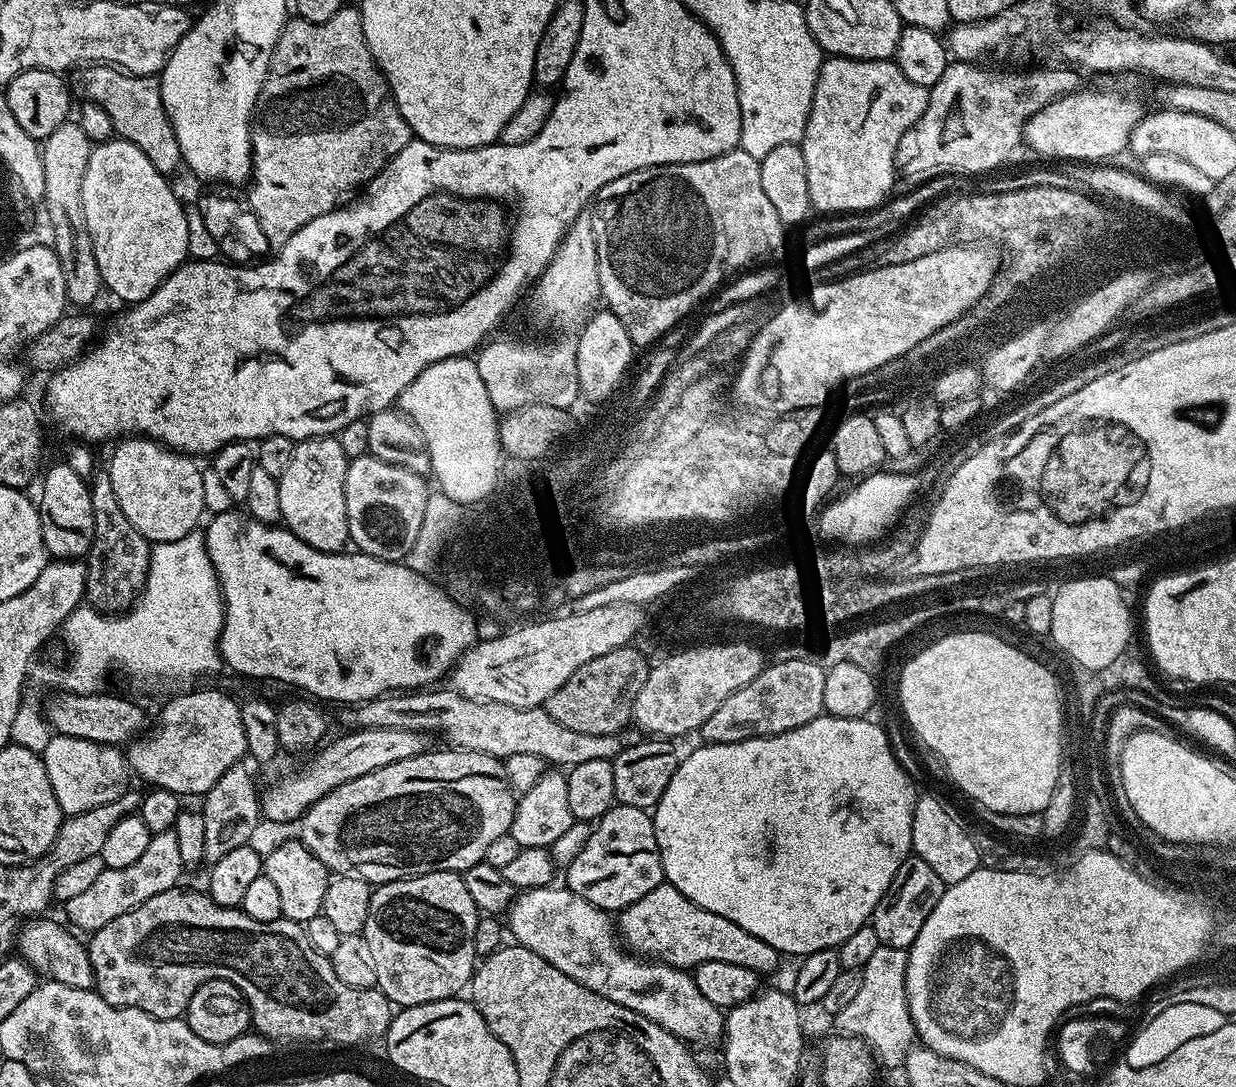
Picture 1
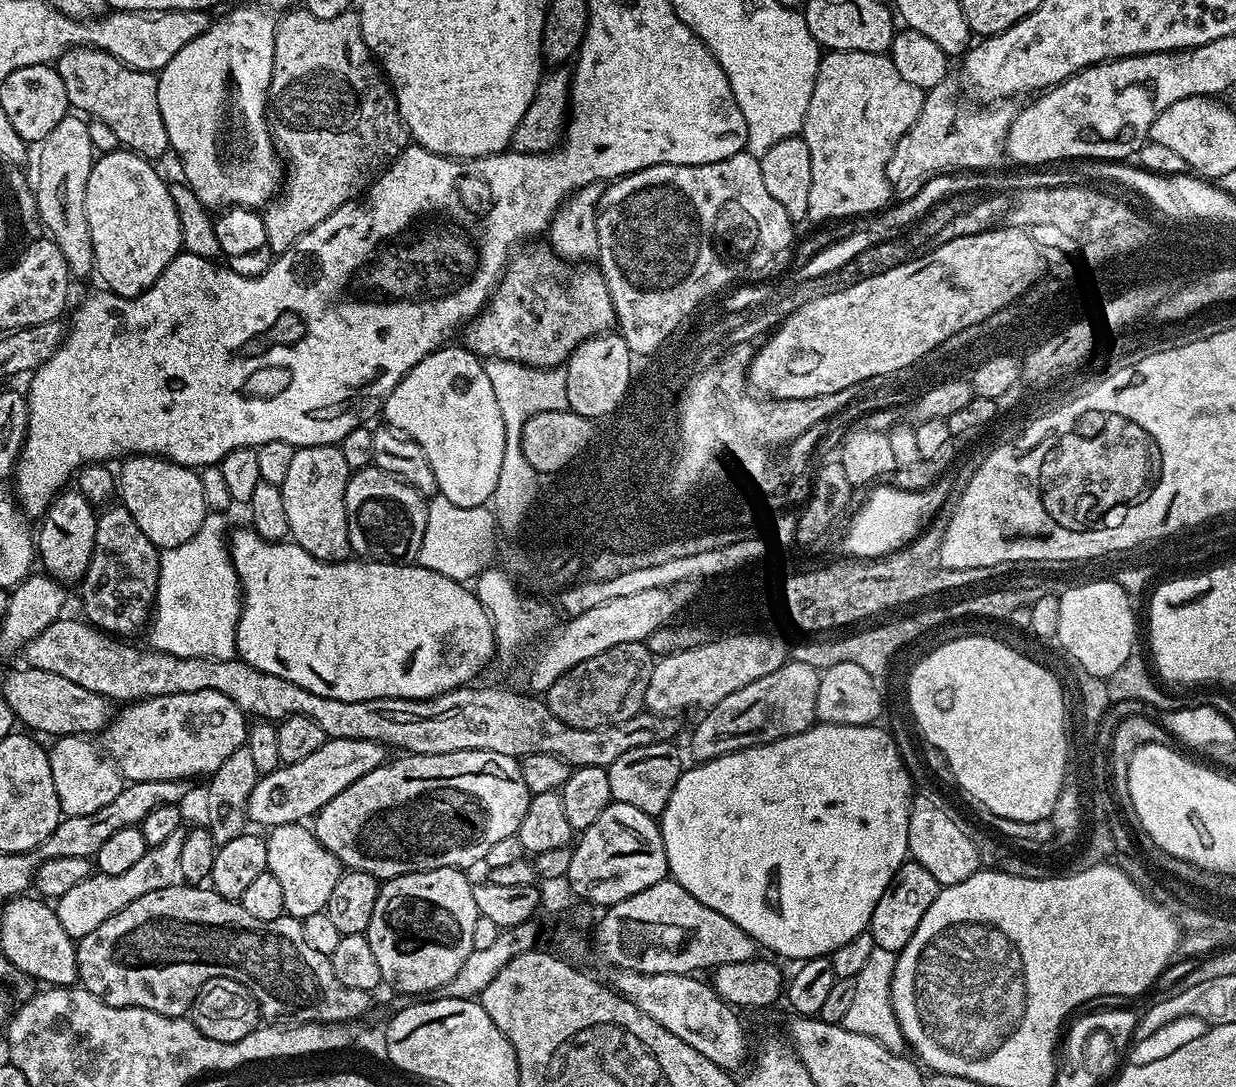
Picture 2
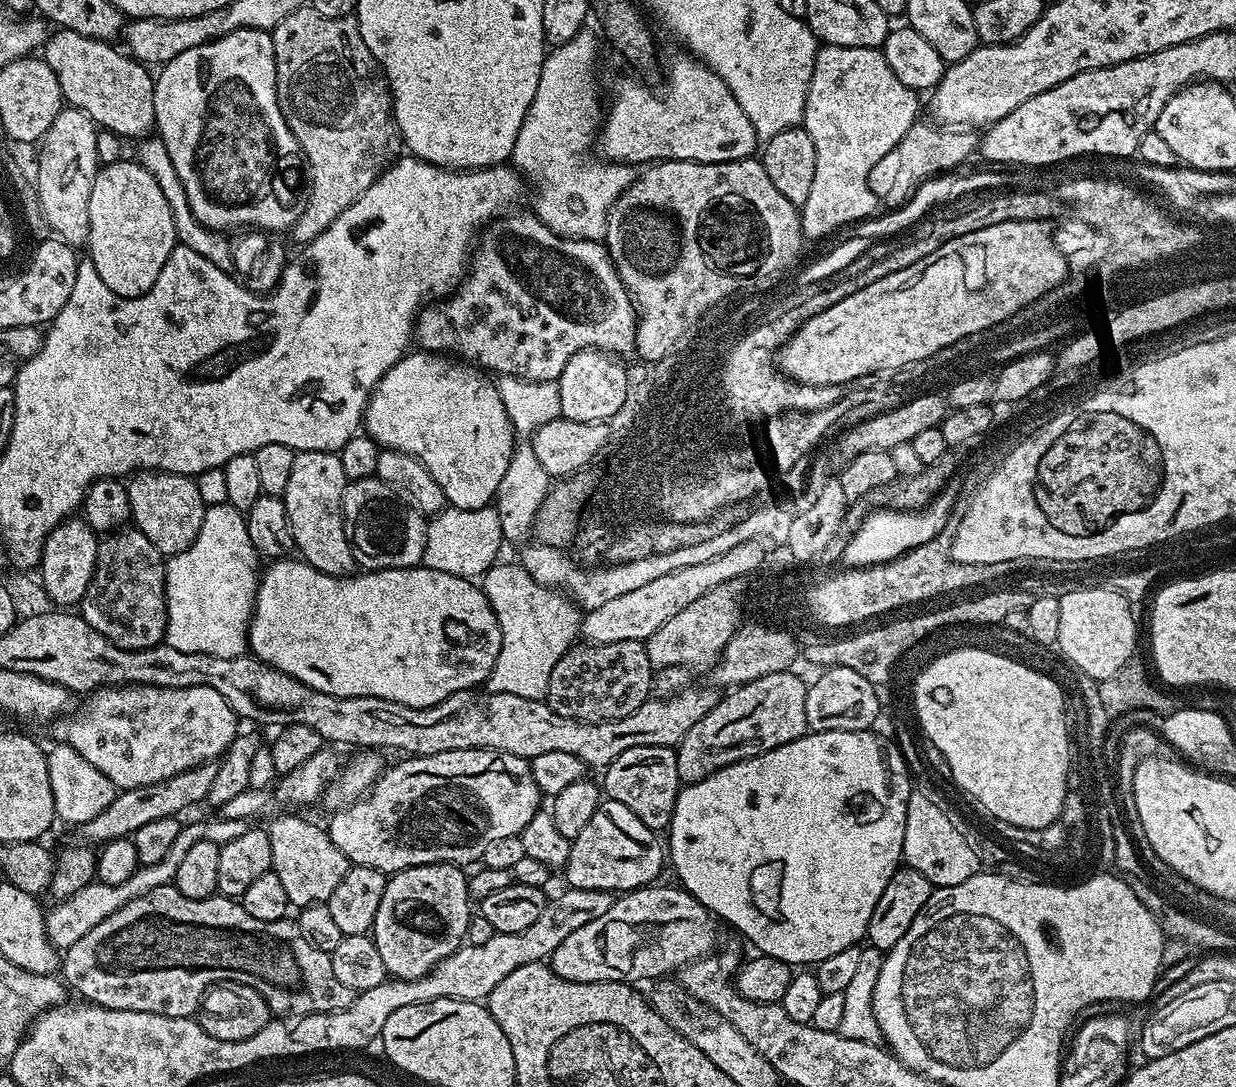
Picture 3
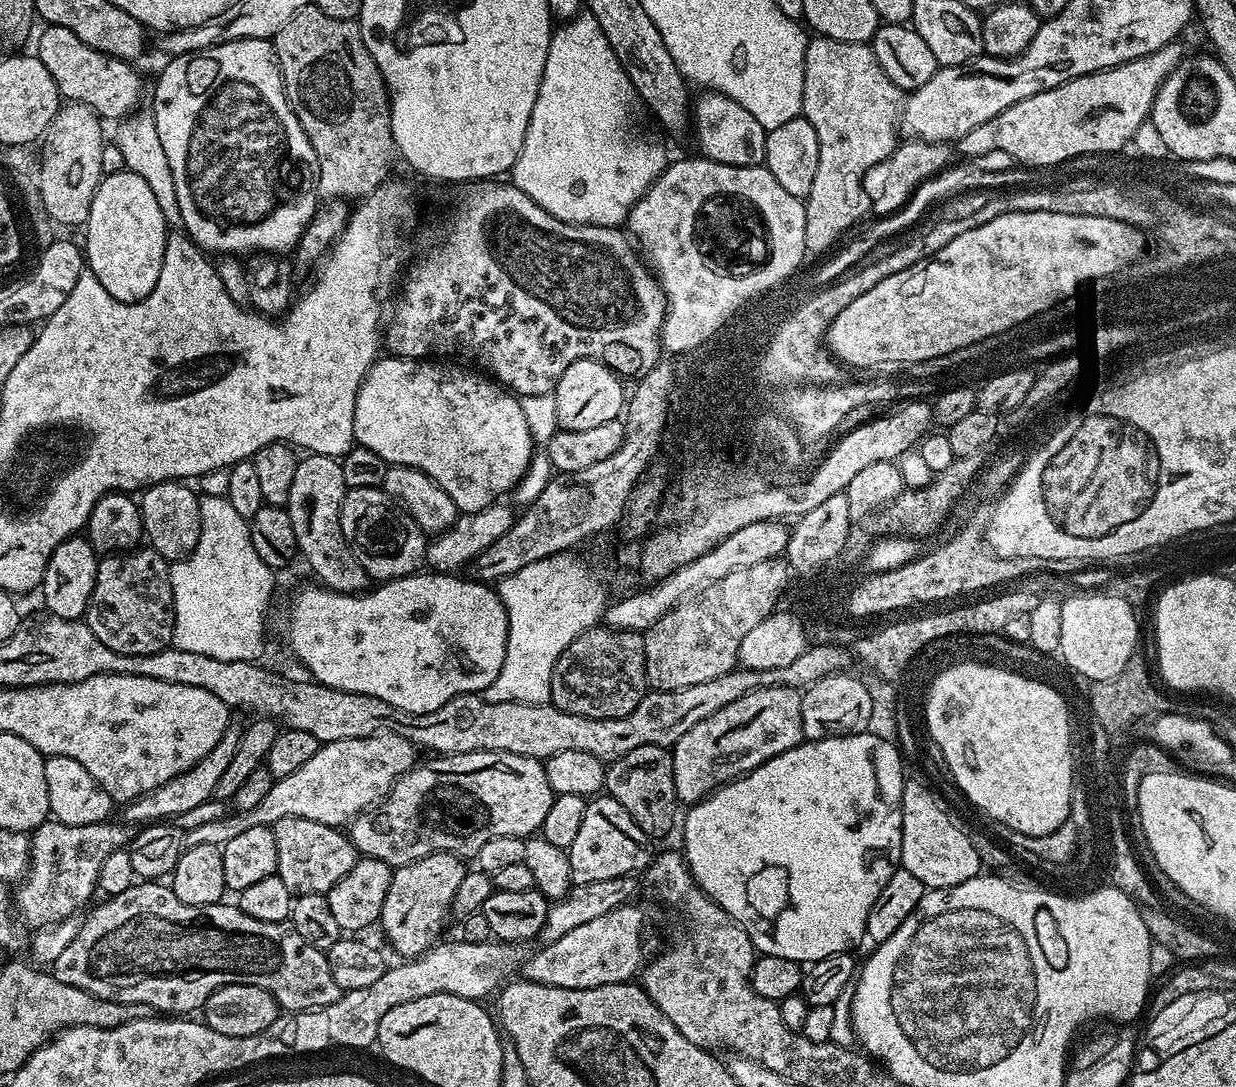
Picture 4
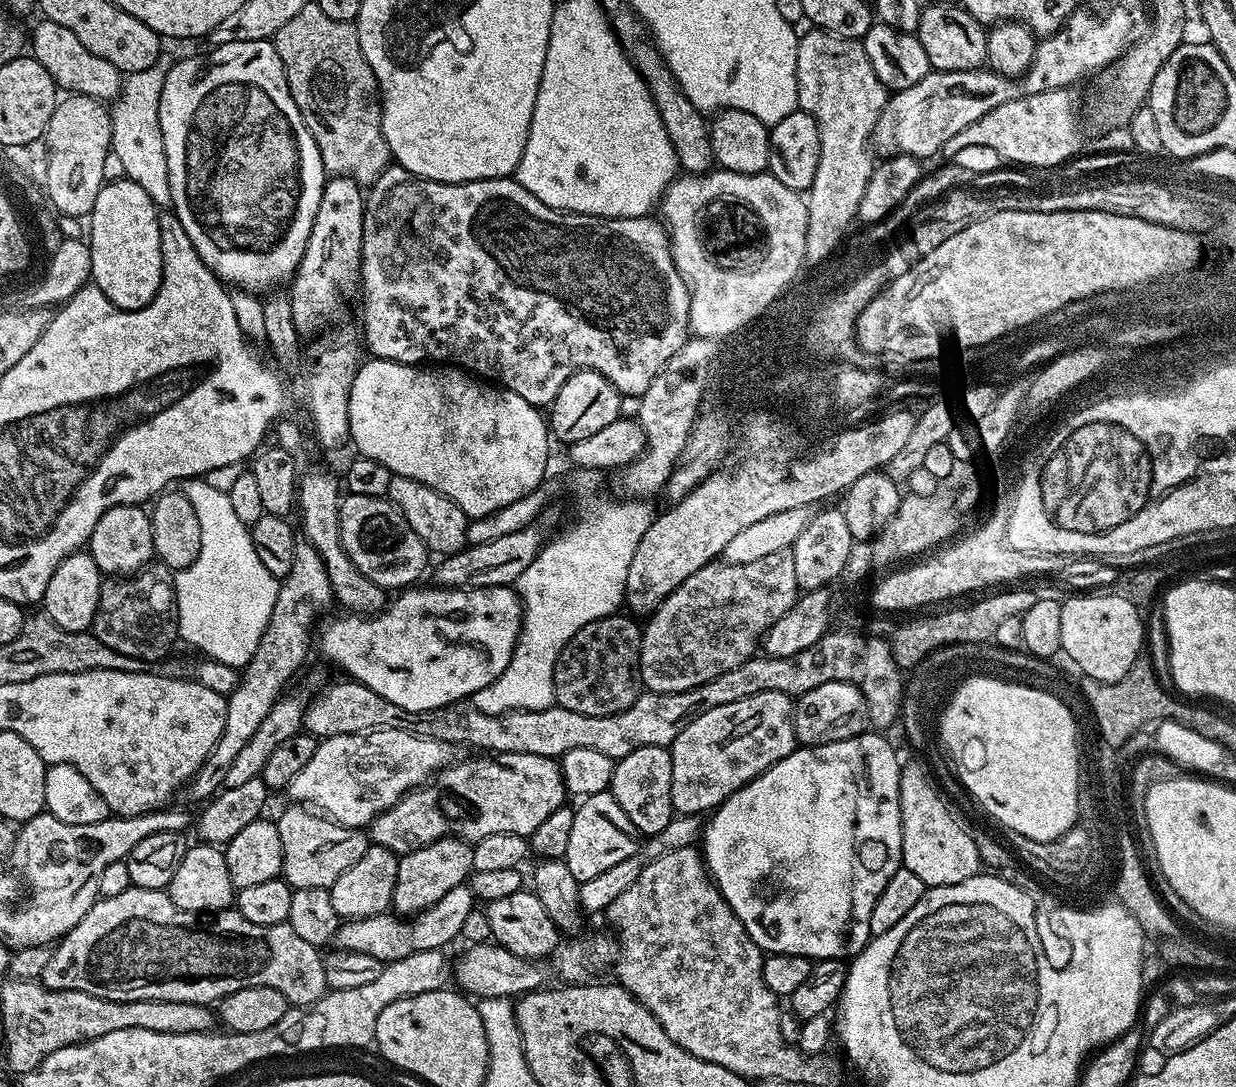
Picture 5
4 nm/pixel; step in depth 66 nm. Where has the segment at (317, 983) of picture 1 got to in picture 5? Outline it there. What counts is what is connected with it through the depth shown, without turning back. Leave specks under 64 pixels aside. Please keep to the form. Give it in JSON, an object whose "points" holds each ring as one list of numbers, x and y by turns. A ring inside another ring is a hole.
{"points":[[131,887,122,890,122,894,114,894,97,899,94,906,74,926,66,935,52,948,50,962,46,962,46,970,42,970,39,979,50,990,82,990,86,994,94,994,98,998,110,998,114,1002,138,1002,139,1000,169,1000,170,1002,190,1002,191,1004,215,1005,224,997,234,994,234,990,246,990,246,986,270,986,274,990,282,990,282,994,287,998,289,1005,303,1006,313,1004,324,997,324,993,329,991,326,982,326,970,324,969,324,956,321,949,305,939,300,938,294,932,290,924,285,922,274,926,258,926,258,922,246,922,242,914,235,910,225,910,223,912,213,912,211,914,197,914,187,912,178,906,168,897,167,891,150,890,149,888]]}

